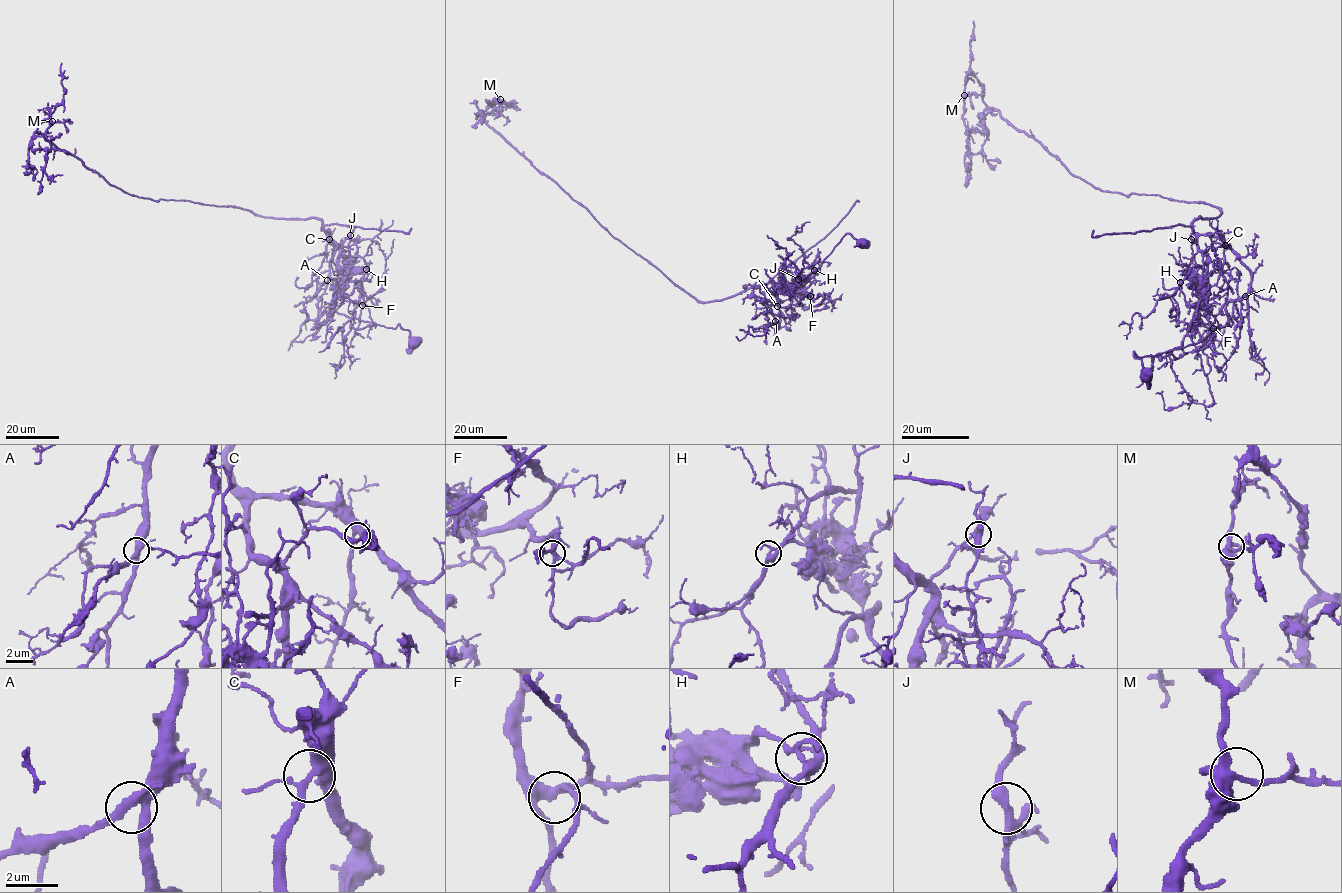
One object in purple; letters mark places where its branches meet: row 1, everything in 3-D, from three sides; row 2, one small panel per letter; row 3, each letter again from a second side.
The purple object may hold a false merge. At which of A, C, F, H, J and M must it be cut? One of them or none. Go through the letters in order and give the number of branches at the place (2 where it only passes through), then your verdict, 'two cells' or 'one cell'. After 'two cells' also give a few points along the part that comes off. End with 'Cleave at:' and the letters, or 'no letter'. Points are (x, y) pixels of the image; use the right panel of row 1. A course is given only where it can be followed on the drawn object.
A: 4 | one cell
C: 4 | one cell
F: 4 | one cell
H: 4 | two cells | (1179, 282), (1188, 279), (1204, 296), (1196, 305), (1209, 331), (1181, 348), (1141, 357), (1133, 352), (1149, 389)
J: 4 | one cell
M: 4 | one cell
Cleave at: H

